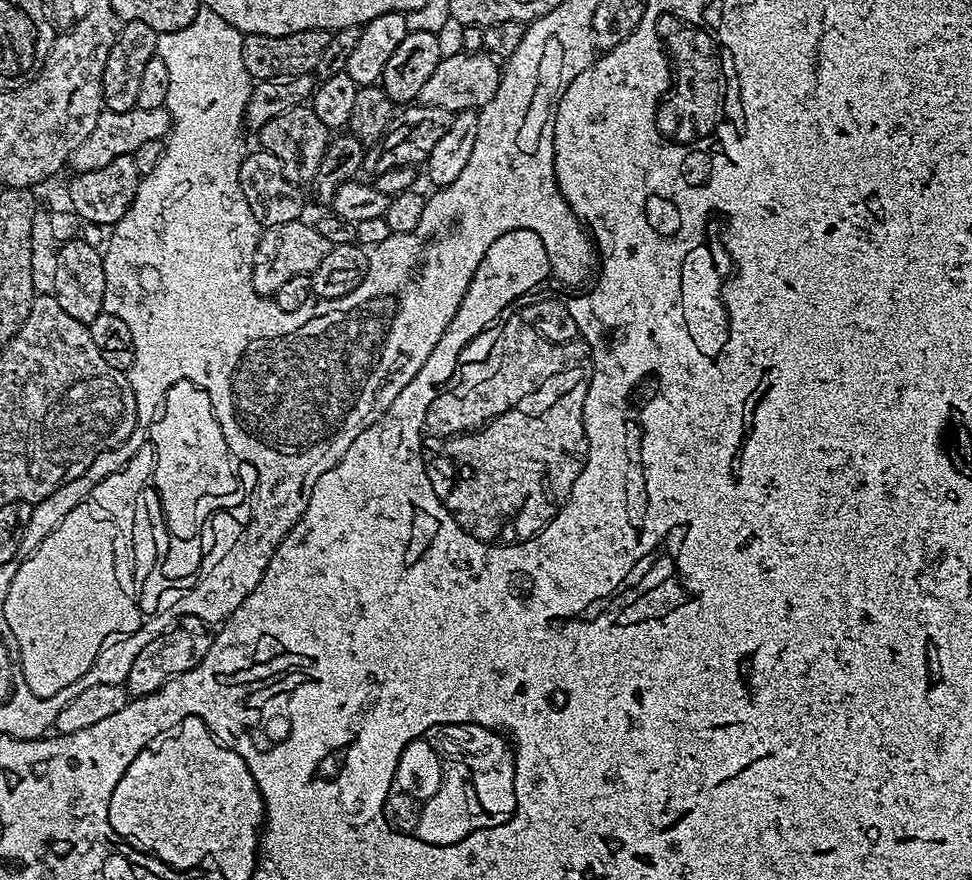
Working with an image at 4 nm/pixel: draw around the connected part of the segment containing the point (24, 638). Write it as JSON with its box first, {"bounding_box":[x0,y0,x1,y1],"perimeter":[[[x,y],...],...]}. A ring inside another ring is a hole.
{"bounding_box":[5,504,142,698],"perimeter":[[[81,504],[74,506],[74,510],[70,510],[70,514],[66,514],[66,518],[62,518],[60,525],[32,551],[31,556],[23,557],[20,560],[18,574],[14,574],[14,582],[10,582],[10,594],[6,594],[5,625],[12,631],[14,638],[18,638],[20,672],[24,676],[24,685],[36,696],[41,696],[42,698],[50,698],[54,694],[66,690],[66,686],[70,686],[70,682],[78,682],[78,678],[82,678],[82,674],[86,674],[86,670],[90,670],[94,658],[100,653],[101,648],[105,644],[109,643],[113,638],[129,636],[132,632],[138,631],[142,626],[139,599],[135,600],[135,602],[130,602],[130,598],[120,590],[118,580],[116,580],[116,562],[114,562],[114,556],[112,556],[112,552],[108,552],[106,544],[96,542],[94,522],[96,520],[94,520],[92,508],[88,510],[88,508],[84,508]]]}

